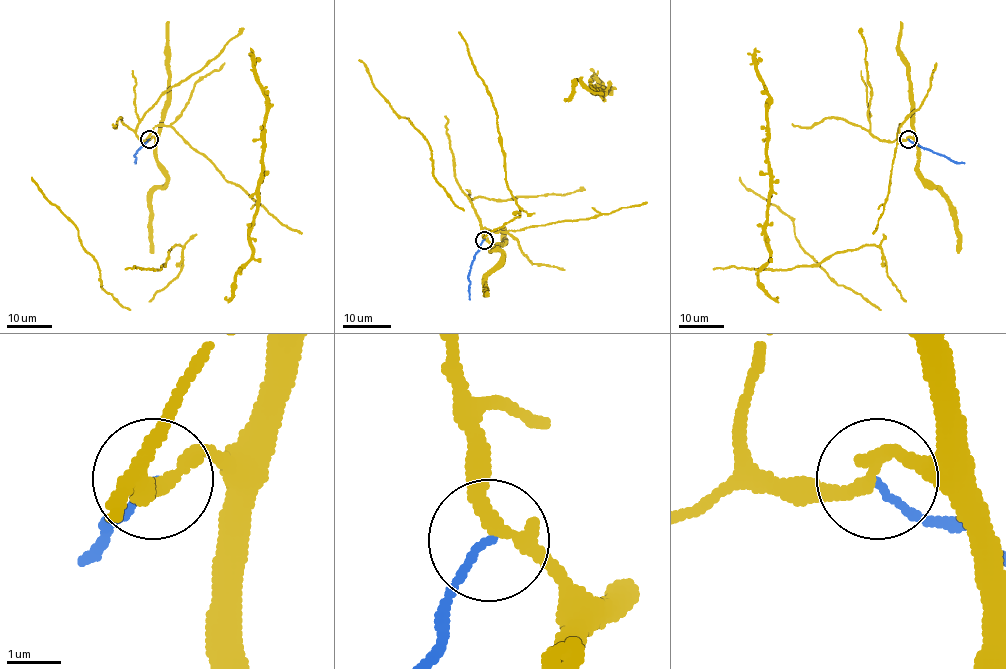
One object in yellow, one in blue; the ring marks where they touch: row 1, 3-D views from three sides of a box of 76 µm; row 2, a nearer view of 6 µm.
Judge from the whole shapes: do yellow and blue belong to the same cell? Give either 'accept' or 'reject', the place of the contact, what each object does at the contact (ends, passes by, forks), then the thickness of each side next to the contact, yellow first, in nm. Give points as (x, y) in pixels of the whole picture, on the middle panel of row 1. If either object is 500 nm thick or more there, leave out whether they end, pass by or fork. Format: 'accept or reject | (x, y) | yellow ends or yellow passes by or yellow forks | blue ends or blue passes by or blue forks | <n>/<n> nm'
reject | (484, 240) | yellow passes by | blue ends | 260/130 nm

